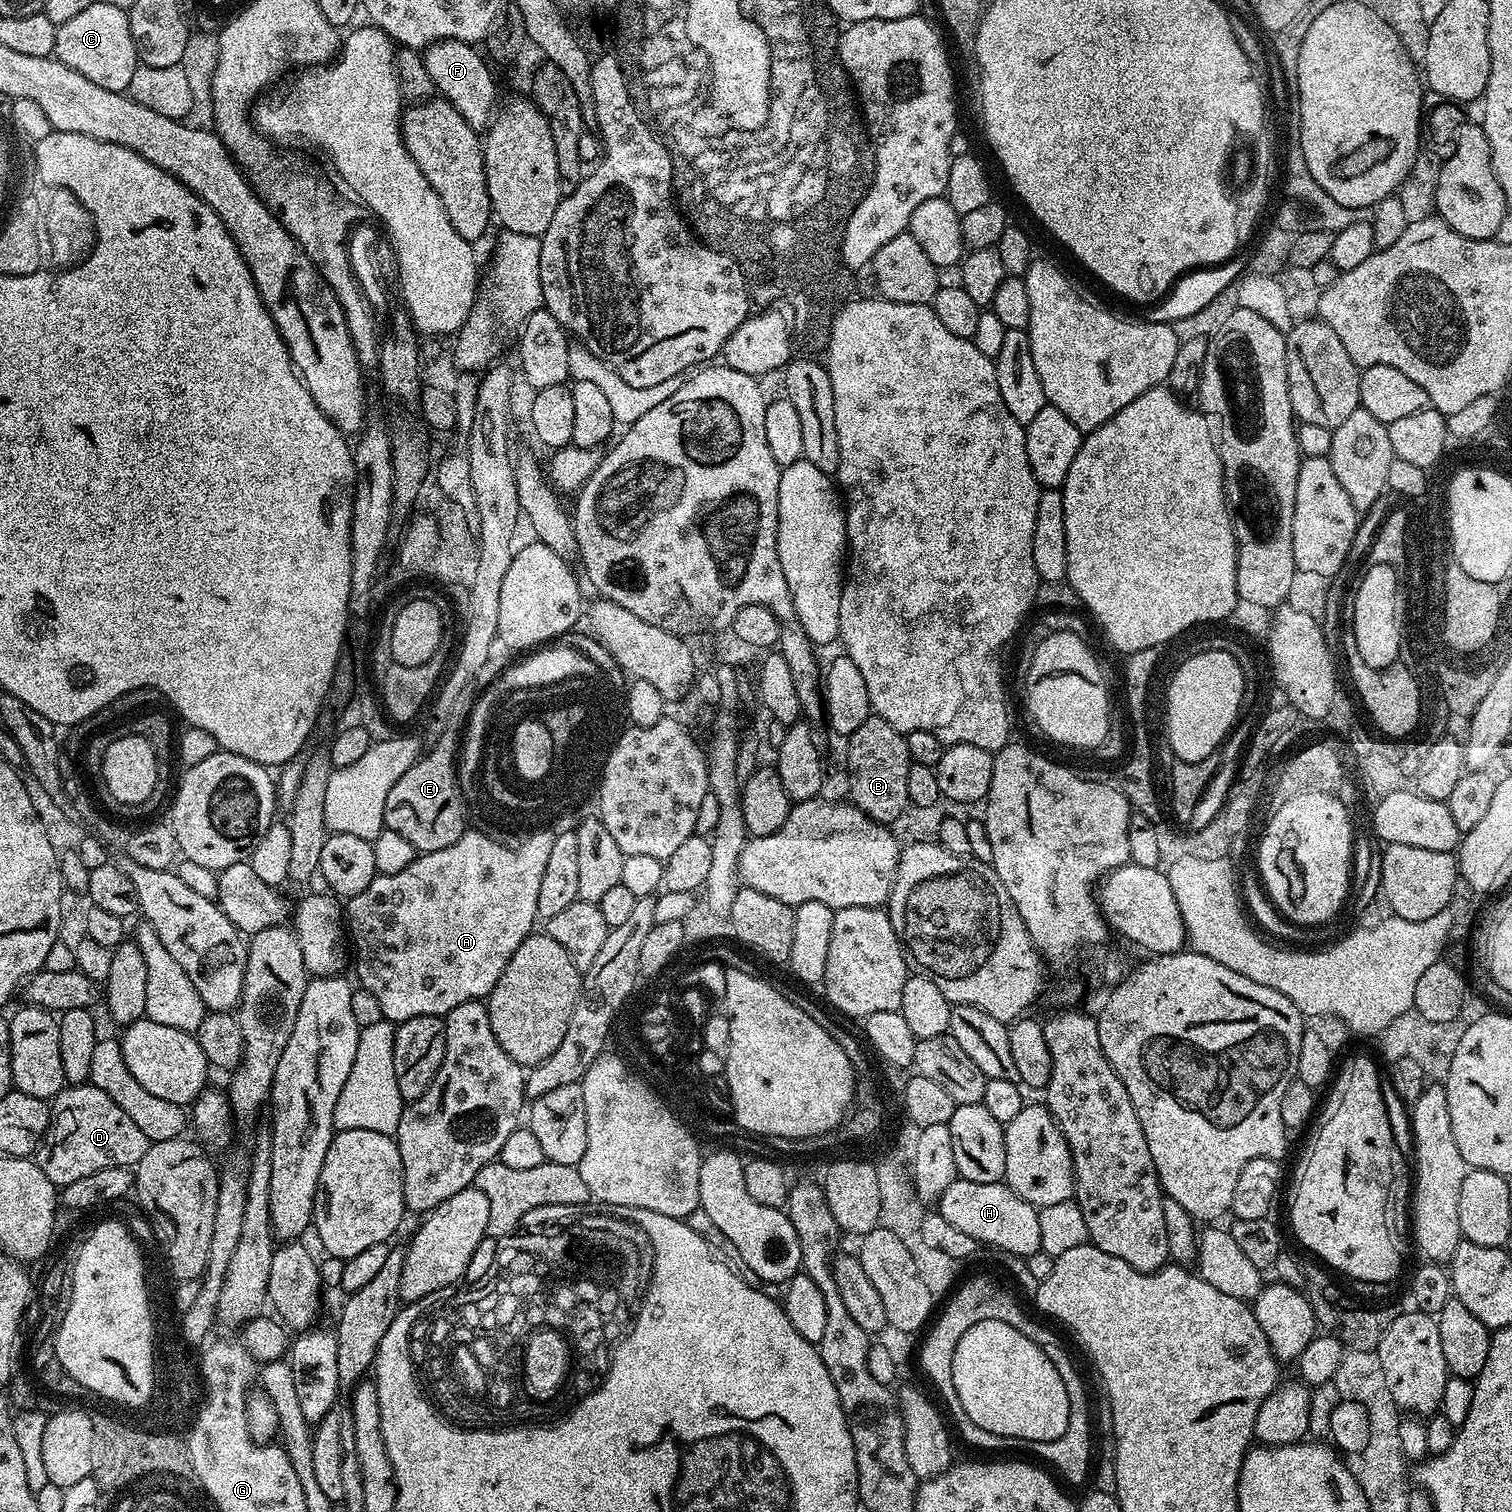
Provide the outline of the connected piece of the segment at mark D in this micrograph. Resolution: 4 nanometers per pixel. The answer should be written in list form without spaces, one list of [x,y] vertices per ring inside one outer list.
[[[91,1082],[65,1086],[64,1089],[53,1096],[50,1101],[52,1121],[44,1132],[44,1138],[40,1141],[38,1151],[34,1159],[40,1165],[40,1169],[50,1178],[50,1182],[57,1186],[63,1186],[70,1182],[78,1182],[78,1178],[86,1178],[86,1174],[95,1174],[97,1170],[106,1170],[106,1166],[122,1166],[132,1168],[147,1152],[150,1141],[138,1125],[125,1114],[118,1102],[113,1102],[103,1090],[98,1090]]]

